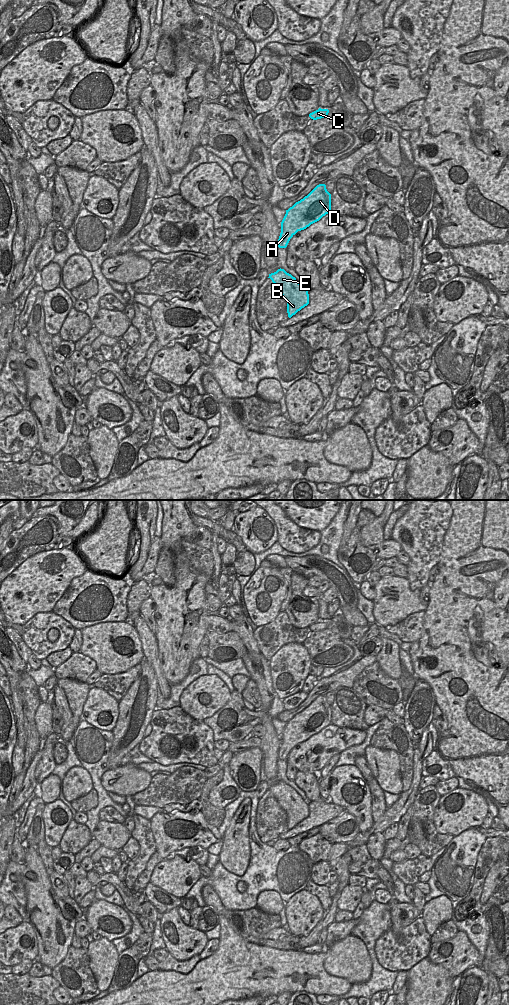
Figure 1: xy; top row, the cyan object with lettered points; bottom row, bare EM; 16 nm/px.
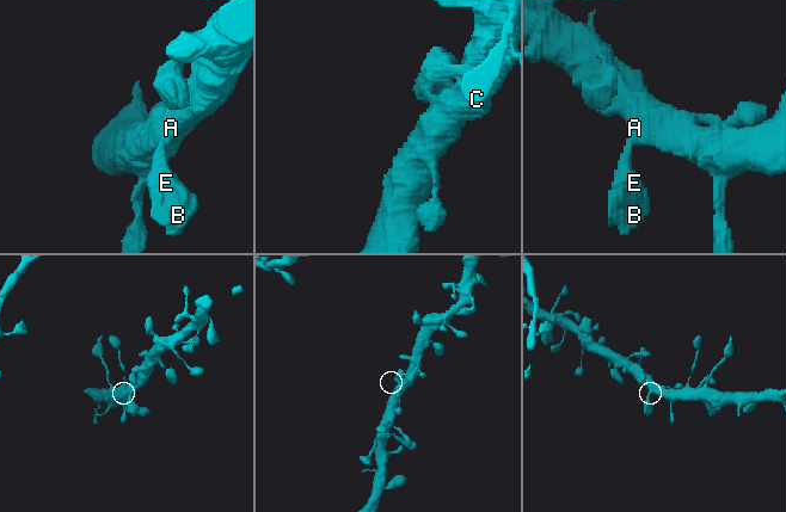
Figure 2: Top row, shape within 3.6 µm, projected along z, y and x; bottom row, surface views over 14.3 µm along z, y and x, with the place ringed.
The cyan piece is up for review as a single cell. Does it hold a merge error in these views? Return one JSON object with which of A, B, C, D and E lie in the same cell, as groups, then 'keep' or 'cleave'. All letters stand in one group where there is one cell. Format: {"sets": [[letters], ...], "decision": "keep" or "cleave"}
{"sets": [["A", "B", "C", "D", "E"]], "decision": "keep"}

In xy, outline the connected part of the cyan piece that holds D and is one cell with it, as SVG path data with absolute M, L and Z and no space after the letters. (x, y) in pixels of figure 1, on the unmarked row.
M319 696L307 708L286 722L281 734L278 759L286 760L298 743L306 741L329 724L331 724L331 706L325 696Z

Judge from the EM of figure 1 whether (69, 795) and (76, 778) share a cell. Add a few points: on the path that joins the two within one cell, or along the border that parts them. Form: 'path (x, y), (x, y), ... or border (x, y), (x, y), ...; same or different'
path (71, 791), (76, 782); same

